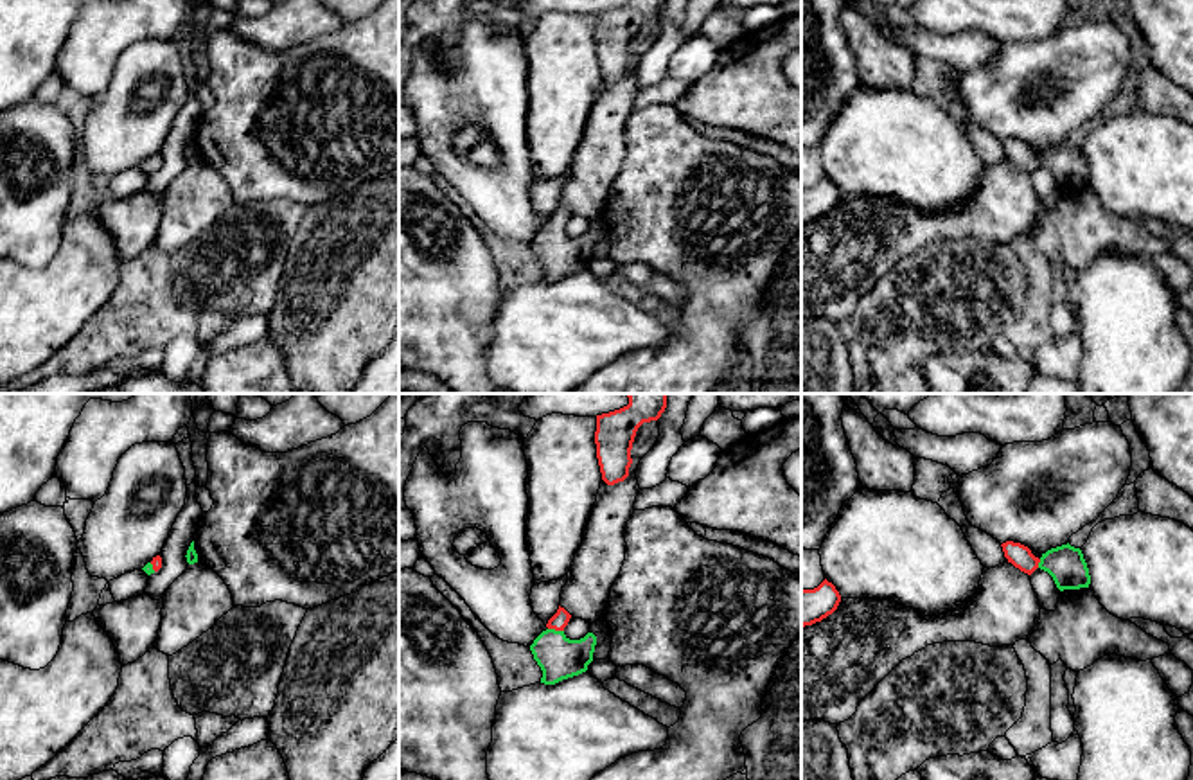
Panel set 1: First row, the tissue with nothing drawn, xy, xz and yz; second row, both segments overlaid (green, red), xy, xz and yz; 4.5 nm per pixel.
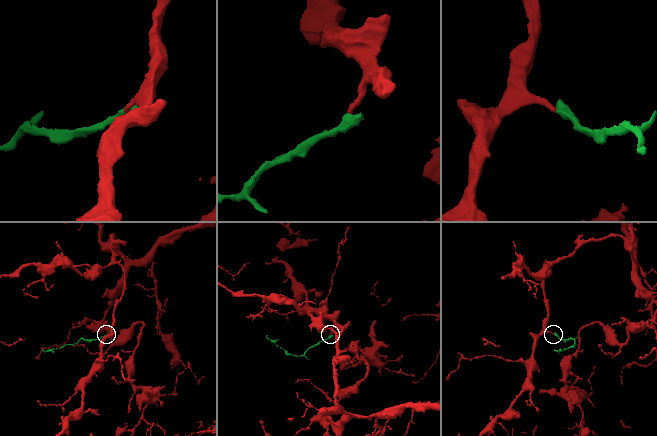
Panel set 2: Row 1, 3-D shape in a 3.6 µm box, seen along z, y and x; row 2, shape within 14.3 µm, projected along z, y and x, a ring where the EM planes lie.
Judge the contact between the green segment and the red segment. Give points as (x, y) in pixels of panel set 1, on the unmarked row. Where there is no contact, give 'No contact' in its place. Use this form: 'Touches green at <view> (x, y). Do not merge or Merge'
Touches green at xz (554, 227). Merge

